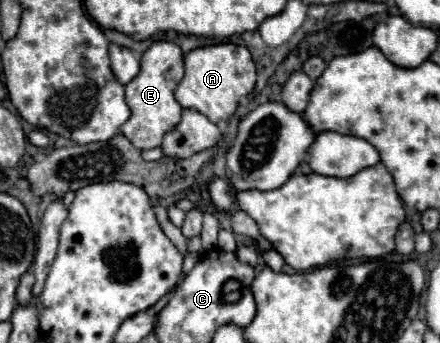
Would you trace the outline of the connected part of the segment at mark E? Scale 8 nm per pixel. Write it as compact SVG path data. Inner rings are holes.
M168 40L154 42L144 54L138 76L126 84L126 104L132 116L122 124L122 134L140 150L156 148L162 144L166 132L170 132L180 122L182 106L174 98L174 90L184 76L182 50Z

